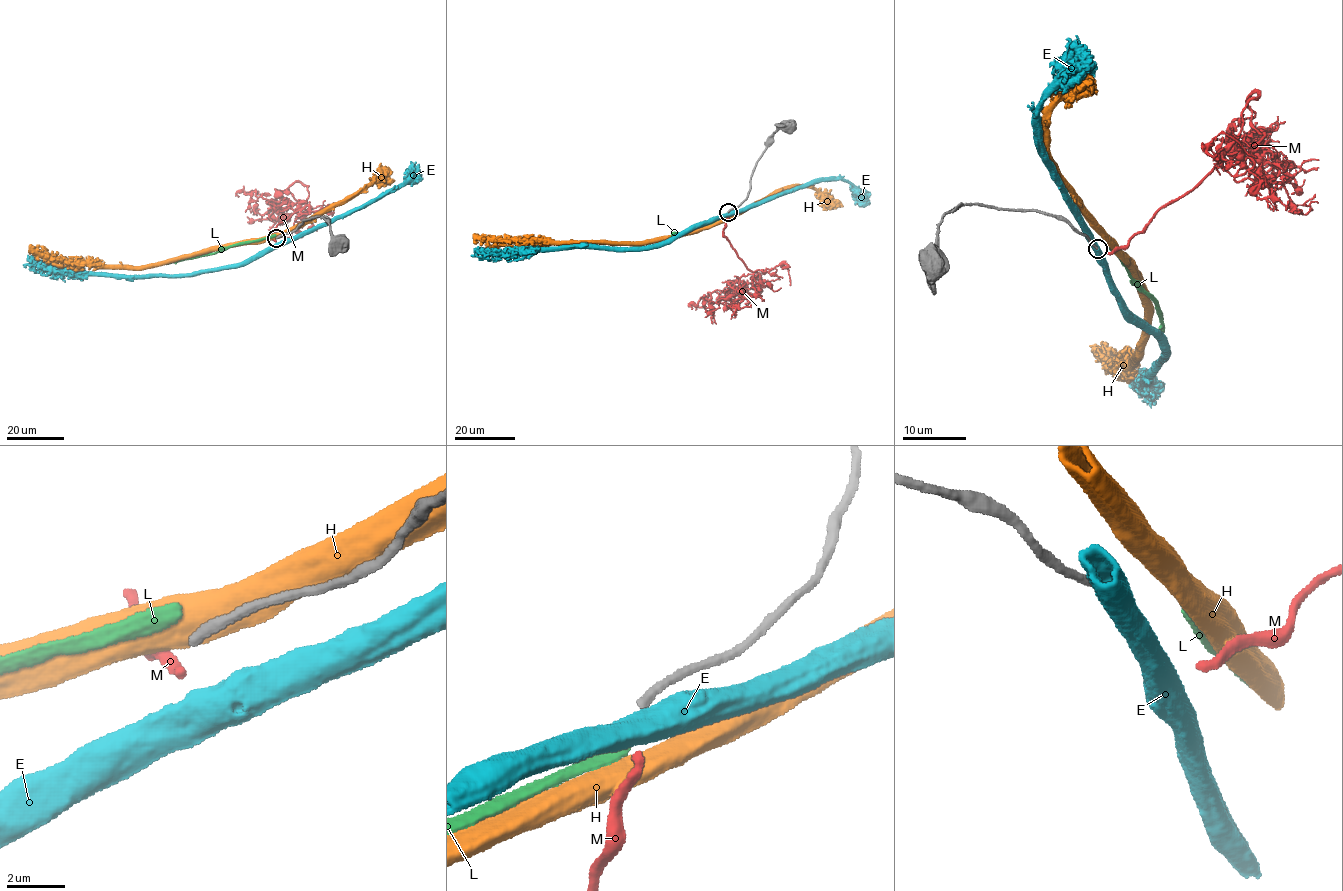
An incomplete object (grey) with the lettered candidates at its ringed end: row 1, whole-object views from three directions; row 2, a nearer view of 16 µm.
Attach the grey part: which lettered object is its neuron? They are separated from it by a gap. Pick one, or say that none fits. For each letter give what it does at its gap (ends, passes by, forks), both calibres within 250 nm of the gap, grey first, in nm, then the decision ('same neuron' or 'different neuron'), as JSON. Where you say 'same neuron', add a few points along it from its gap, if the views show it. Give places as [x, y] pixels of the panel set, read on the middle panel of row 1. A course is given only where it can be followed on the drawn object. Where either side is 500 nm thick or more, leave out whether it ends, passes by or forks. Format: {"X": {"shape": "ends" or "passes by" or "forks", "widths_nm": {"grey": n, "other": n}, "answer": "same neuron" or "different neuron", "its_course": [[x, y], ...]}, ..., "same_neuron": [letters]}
{"E": {"widths_nm": {"grey": 320, "other": 900}, "answer": "different neuron"}, "H": {"widths_nm": {"grey": 320, "other": 750}, "answer": "different neuron"}, "L": {"shape": "ends", "widths_nm": {"grey": 320, "other": 380}, "answer": "different neuron"}, "M": {"shape": "ends", "widths_nm": {"grey": 320, "other": 320}, "answer": "same neuron", "its_course": [[728, 217], [723, 235], [749, 269], [760, 277], [736, 289], [742, 294], [730, 307], [751, 304]]}, "same_neuron": ["M"]}

